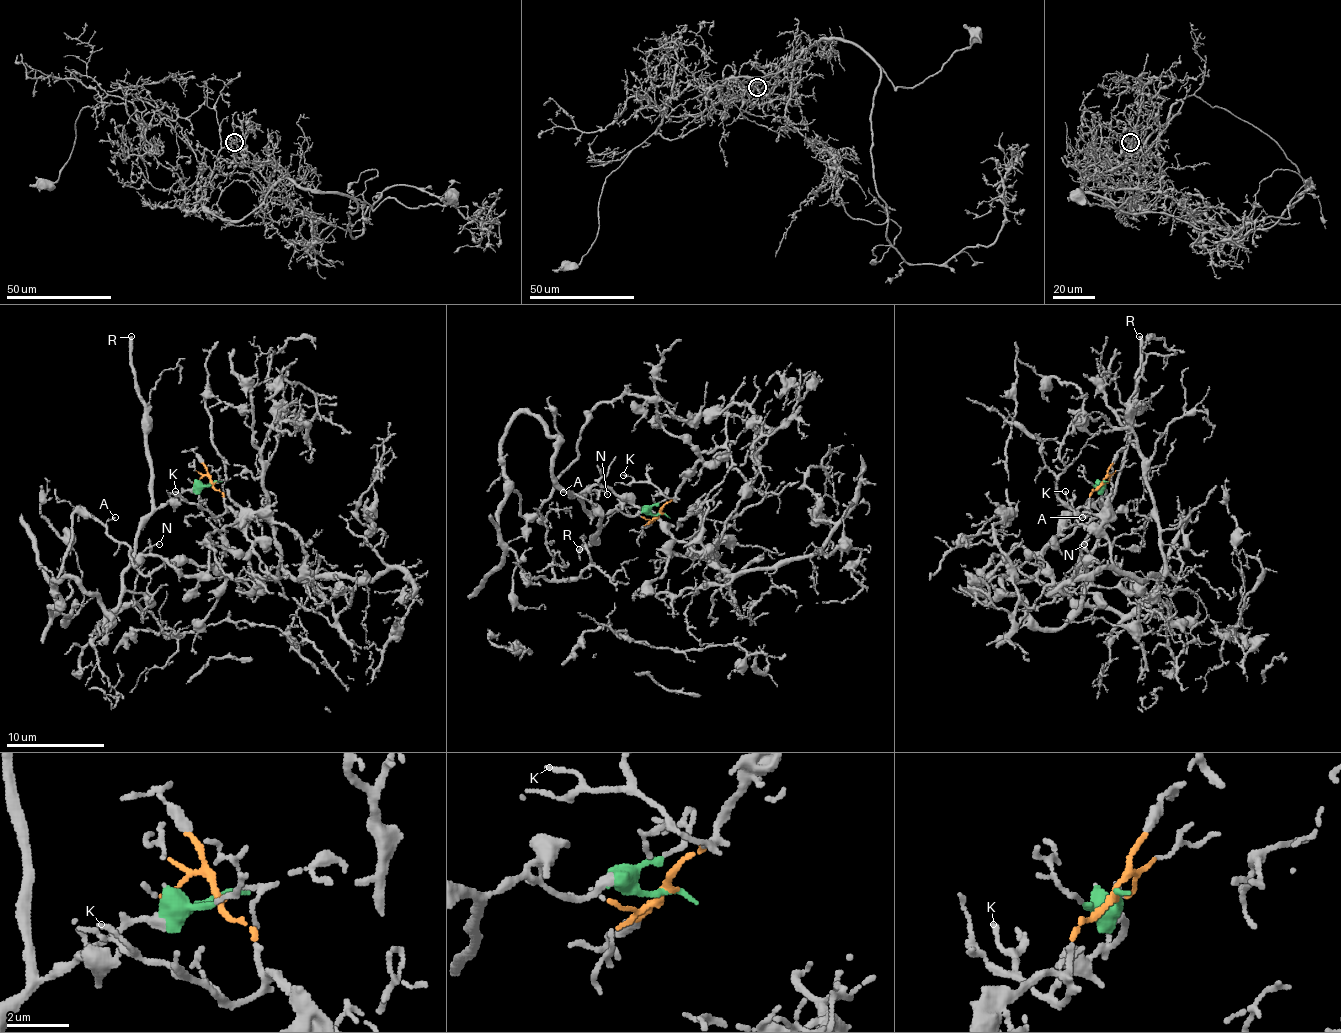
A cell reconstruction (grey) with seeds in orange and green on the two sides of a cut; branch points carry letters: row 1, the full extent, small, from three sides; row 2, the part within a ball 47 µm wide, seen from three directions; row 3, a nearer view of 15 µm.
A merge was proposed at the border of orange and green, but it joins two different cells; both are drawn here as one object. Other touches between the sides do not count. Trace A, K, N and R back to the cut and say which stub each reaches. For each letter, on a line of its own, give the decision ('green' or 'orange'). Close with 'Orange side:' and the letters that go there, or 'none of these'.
A: green
K: orange
N: green
R: green
Orange side: K

